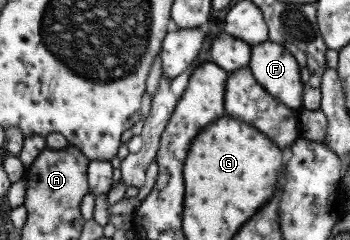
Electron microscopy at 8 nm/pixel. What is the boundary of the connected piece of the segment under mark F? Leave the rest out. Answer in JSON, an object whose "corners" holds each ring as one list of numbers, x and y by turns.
{"corners":[[264,41,251,46,248,68,255,81,296,112,302,105,302,87,296,59,278,43]]}

